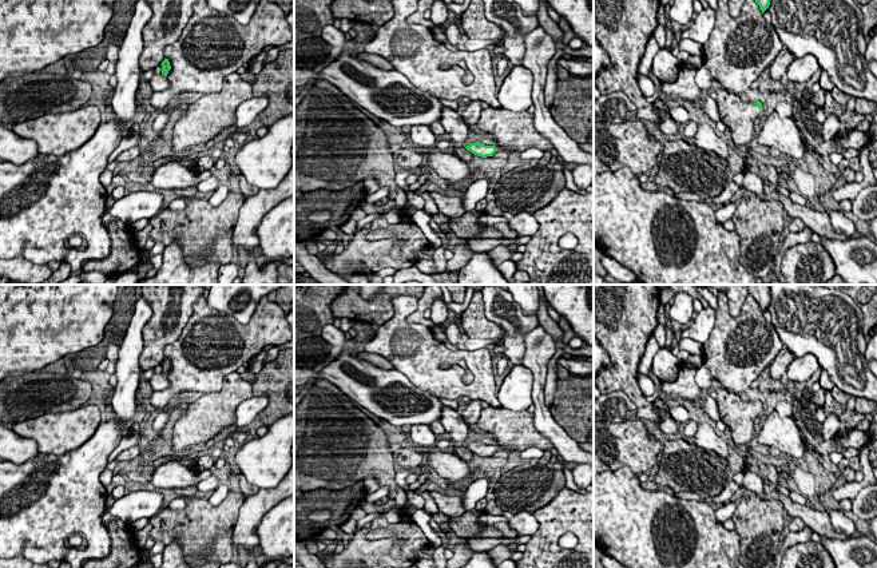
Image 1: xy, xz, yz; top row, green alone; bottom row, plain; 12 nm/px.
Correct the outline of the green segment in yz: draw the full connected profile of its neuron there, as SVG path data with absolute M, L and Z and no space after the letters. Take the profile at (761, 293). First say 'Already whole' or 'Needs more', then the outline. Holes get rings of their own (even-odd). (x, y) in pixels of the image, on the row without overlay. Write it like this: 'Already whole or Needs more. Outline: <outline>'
Already whole. Outline: M747 285L747 287L749 294L755 299L763 313L769 307L771 299L770 285Z

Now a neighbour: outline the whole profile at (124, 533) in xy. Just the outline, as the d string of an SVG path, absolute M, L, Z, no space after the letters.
M115 519L118 525L118 536L124 545L128 545L132 541L132 532L130 525L124 524L120 519Z

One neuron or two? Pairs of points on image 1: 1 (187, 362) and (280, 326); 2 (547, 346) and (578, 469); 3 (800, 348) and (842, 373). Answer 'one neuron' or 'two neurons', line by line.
1: one neuron
2: two neurons
3: one neuron

